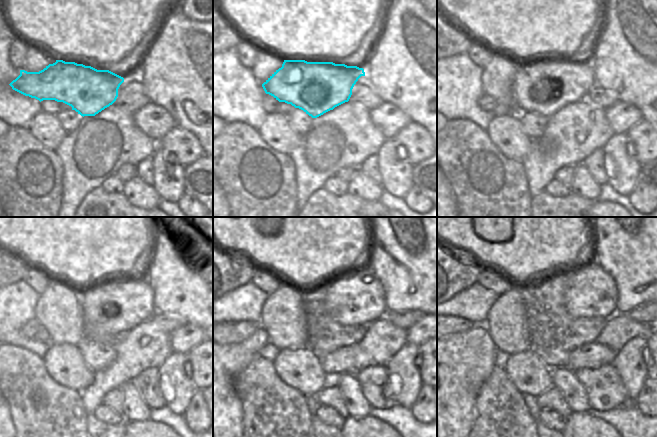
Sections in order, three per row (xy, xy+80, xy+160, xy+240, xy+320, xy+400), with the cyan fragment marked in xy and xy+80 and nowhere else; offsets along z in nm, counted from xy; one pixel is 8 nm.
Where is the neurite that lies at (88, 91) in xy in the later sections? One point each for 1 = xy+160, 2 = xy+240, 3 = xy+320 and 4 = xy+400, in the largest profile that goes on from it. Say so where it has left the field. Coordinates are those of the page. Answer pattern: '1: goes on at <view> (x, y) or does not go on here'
1: goes on at xy+160 (543, 86)
2: goes on at xy+240 (117, 305)
3: goes on at xy+320 (357, 297)
4: goes on at xy+400 (592, 293)

